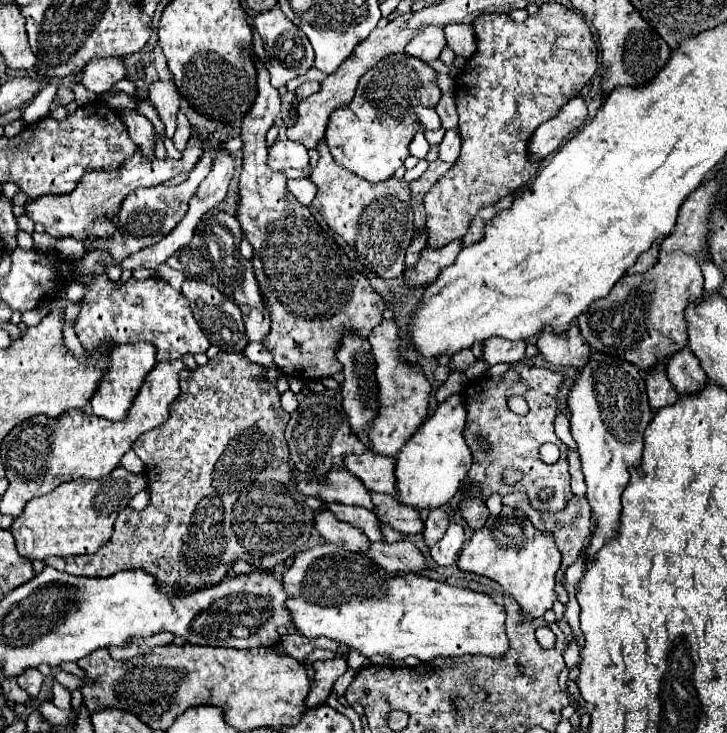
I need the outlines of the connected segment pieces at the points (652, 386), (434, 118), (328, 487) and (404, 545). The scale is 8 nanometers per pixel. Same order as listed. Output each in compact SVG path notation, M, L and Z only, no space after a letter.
M654 364L652 370L644 372L644 380L646 380L646 388L648 388L648 398L650 398L650 406L654 410L674 404L678 394L672 386L672 382L666 376L666 364Z
M422 108L422 112L418 114L418 118L424 122L424 126L426 126L428 130L440 128L440 118L438 118L436 110L426 110L426 108Z
M332 470L332 474L320 482L306 482L298 478L298 490L304 496L318 496L322 502L344 502L368 510L374 508L368 488L348 470Z
M398 540L394 544L386 544L386 542L372 542L368 556L380 564L386 572L392 574L418 574L422 570L428 568L426 556L416 548L414 542L410 540Z

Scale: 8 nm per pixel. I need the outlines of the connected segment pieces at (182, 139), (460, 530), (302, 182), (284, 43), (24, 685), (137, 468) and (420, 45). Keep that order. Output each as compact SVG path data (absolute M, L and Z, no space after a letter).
M180 110L180 112L178 112L178 130L176 130L174 138L172 138L172 142L174 142L176 150L184 150L184 146L186 146L186 142L188 142L188 138L190 138L190 134L192 134L190 122L188 122L188 118L186 118L184 110Z
M456 520L450 522L446 534L434 544L434 548L430 550L432 558L440 564L440 566L448 566L452 562L456 562L458 558L458 552L462 550L466 542L466 534L464 534L464 526Z
M298 178L298 180L288 180L288 190L304 204L310 206L314 196L316 196L316 184L310 178Z
M274 6L272 10L266 10L264 14L258 14L254 18L254 26L256 26L256 30L258 30L258 34L262 36L262 42L264 42L264 52L266 52L264 66L270 72L272 86L280 88L288 80L298 78L298 76L306 74L312 68L312 64L314 64L314 50L312 50L306 34L296 24L292 24L278 6Z
M36 668L24 670L24 672L18 676L18 684L20 684L20 688L26 690L26 692L30 694L30 698L38 698L40 688L42 688L42 682L44 682L44 676L42 676Z
M130 450L130 452L126 452L124 454L124 458L122 458L122 462L120 462L126 470L130 470L130 472L134 472L134 474L138 474L138 472L142 472L144 470L144 462Z
M428 26L412 38L412 42L406 46L404 52L410 54L410 56L420 58L424 62L432 62L440 56L444 46L446 46L444 30L440 26Z

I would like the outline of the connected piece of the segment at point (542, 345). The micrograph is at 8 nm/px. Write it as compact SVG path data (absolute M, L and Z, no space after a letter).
M546 326L544 332L540 334L536 346L548 362L560 364L560 366L582 368L590 356L590 346L582 338L580 328L576 328L576 326L568 328L564 334L556 334L552 330L552 326Z

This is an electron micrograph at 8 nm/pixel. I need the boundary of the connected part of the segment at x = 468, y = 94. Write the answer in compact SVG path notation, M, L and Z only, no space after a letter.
M544 2L540 10L524 22L512 20L510 14L480 14L474 22L474 30L478 50L466 62L462 72L456 74L454 86L460 114L462 152L454 166L424 196L430 248L446 246L452 240L462 238L482 208L494 206L504 196L514 194L532 182L538 168L528 168L528 140L542 122L554 118L570 98L574 98L584 86L592 84L598 70L598 48L590 26L576 10L558 2Z

